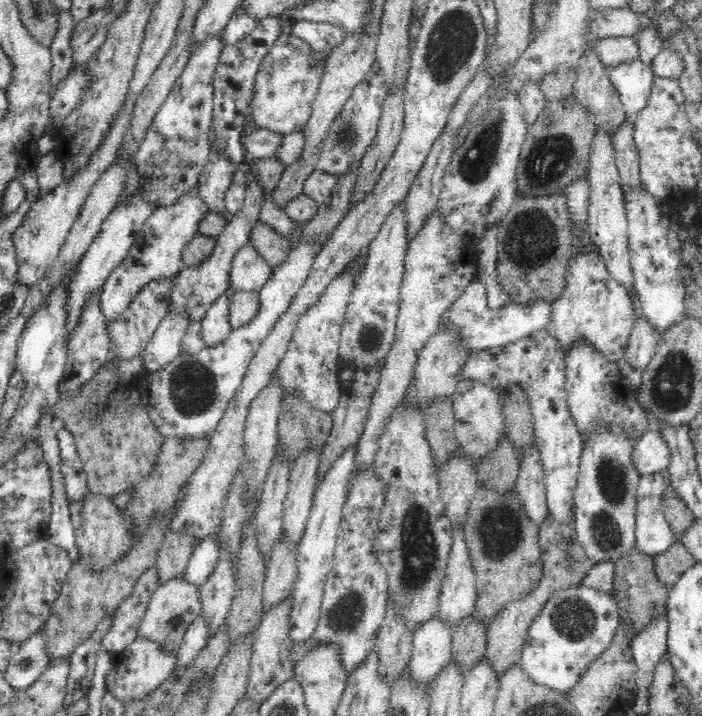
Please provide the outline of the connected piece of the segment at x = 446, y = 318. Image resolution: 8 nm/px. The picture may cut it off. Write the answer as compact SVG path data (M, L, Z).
M471 281L457 300L442 314L440 323L454 329L460 337L460 343L468 348L468 354L477 350L496 349L510 344L519 338L530 336L534 331L546 329L550 322L552 305L546 299L538 299L529 305L510 304L492 310L485 300L485 284Z

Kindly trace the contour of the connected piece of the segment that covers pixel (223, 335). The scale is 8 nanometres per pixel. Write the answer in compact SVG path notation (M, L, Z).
M223 292L201 318L201 333L207 346L217 345L229 337L233 329L229 321L229 302L228 295Z

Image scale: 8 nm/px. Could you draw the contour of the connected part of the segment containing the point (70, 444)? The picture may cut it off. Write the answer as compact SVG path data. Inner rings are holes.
M56 421L55 429L60 444L60 469L64 475L68 502L69 504L84 502L90 490L87 485L88 476L80 461L75 439L61 421Z

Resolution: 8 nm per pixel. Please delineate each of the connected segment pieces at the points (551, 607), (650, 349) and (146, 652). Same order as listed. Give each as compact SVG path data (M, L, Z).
M580 583L554 591L528 629L521 664L526 675L544 686L568 694L587 666L607 649L620 623L618 603L611 593Z
M643 314L635 315L625 354L625 360L630 363L632 368L640 368L643 372L656 354L660 335Z
M138 637L131 642L123 651L113 653L113 674L106 677L105 686L107 692L123 700L142 700L147 694L156 690L174 670L177 657L146 638Z

